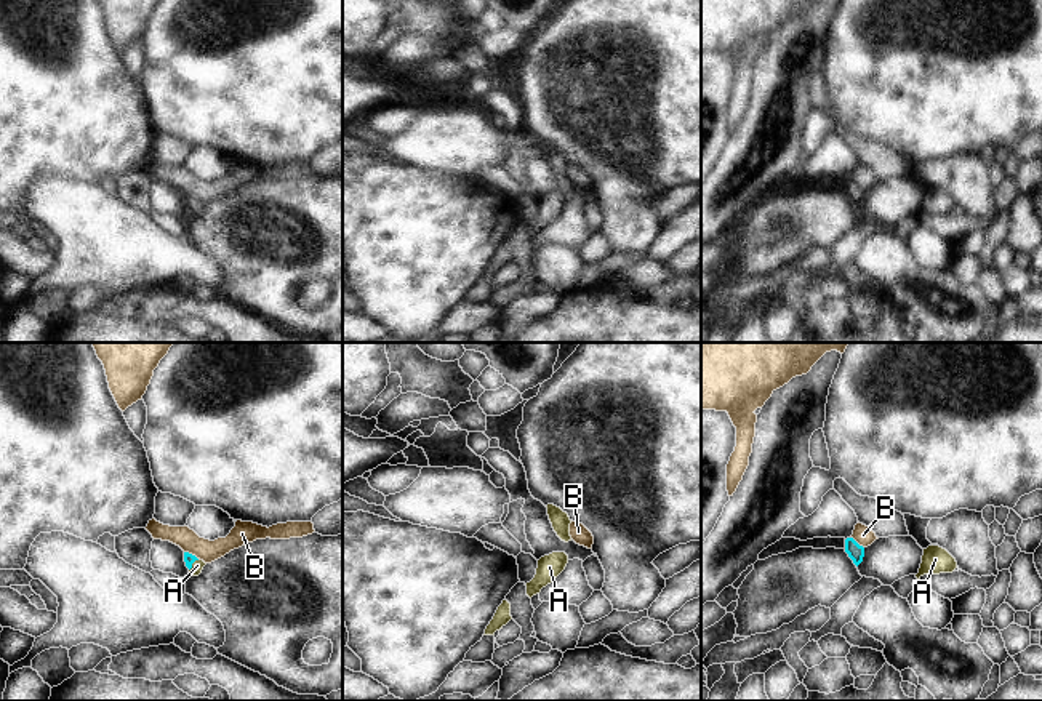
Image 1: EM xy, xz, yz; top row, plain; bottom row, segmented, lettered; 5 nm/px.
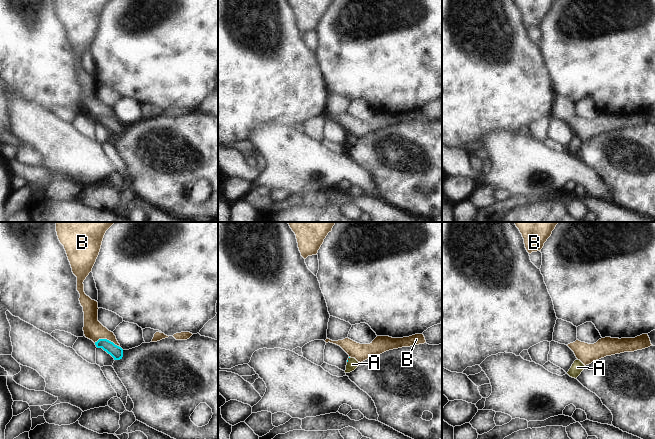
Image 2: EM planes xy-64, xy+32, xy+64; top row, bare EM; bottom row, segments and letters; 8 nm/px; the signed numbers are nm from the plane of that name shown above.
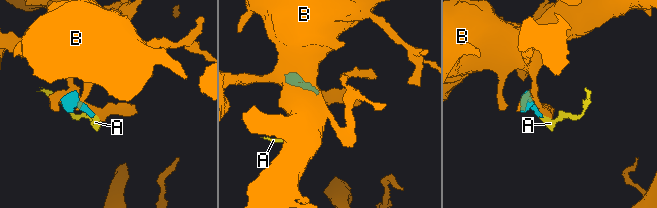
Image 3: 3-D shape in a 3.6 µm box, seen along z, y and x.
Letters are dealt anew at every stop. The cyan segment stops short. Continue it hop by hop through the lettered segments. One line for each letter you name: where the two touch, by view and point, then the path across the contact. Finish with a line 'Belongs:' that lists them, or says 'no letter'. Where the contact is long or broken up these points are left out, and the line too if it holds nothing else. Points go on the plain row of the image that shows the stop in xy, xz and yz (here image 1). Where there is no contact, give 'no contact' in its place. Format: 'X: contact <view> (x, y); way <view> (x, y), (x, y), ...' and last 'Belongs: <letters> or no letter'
A: contact xy (192, 204); way xy (189, 200), (192, 204), (197, 207)
Belongs: A

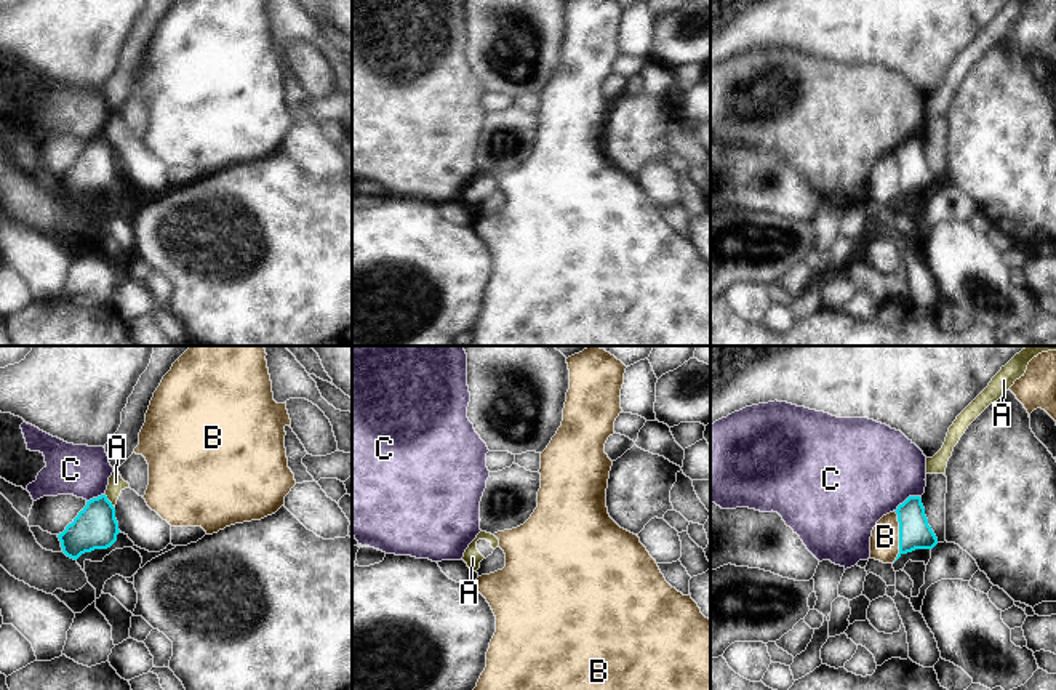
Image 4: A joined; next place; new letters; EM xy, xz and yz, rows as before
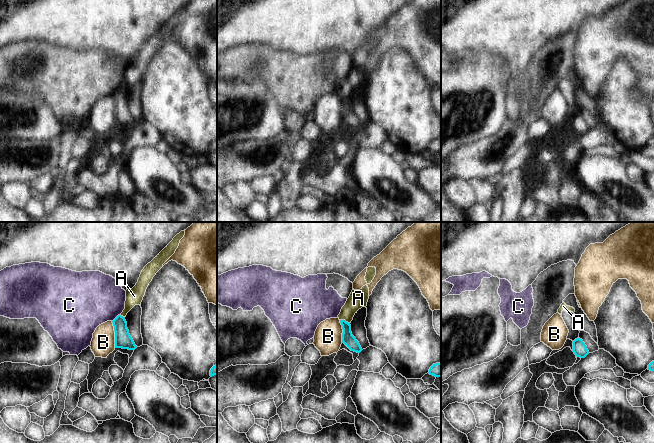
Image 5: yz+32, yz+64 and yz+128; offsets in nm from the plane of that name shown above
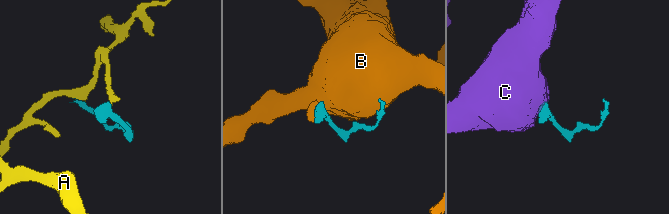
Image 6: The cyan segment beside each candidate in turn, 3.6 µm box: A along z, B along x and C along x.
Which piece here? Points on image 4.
Belongs: no letter

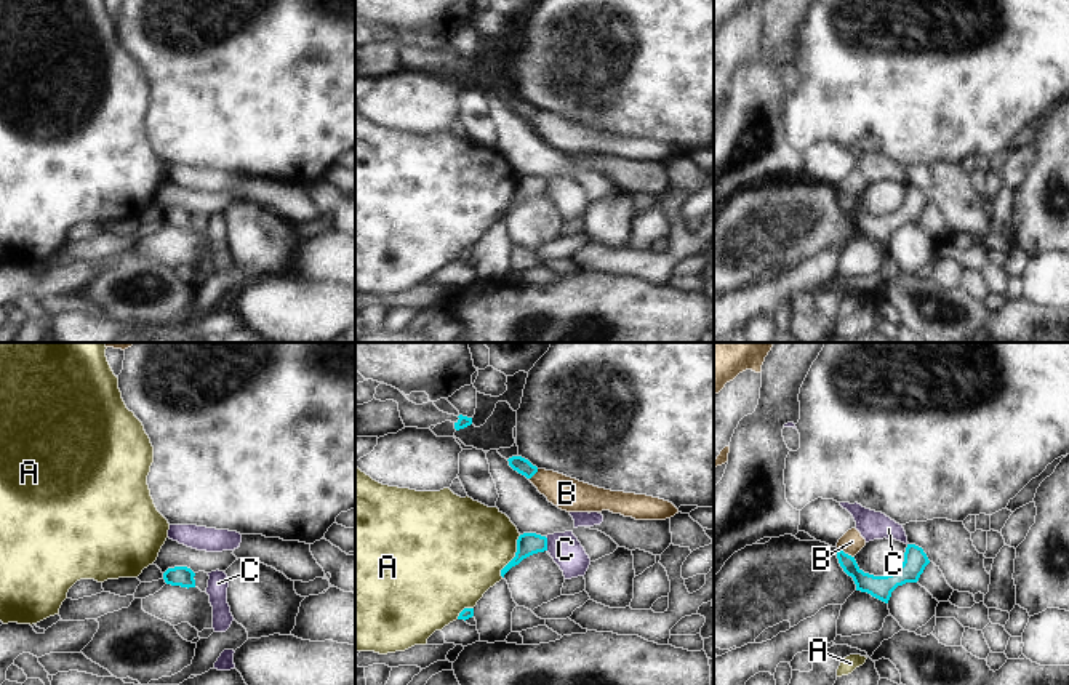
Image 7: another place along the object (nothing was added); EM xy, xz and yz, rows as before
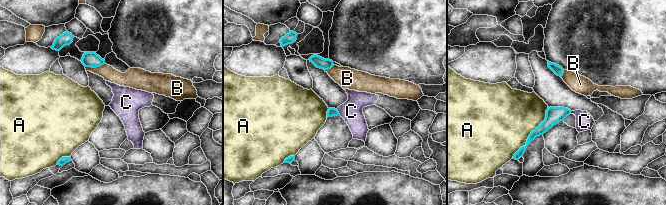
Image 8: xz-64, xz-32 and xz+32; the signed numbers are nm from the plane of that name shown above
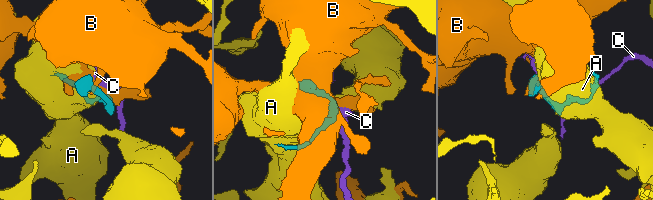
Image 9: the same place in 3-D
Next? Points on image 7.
Belongs: no letter

